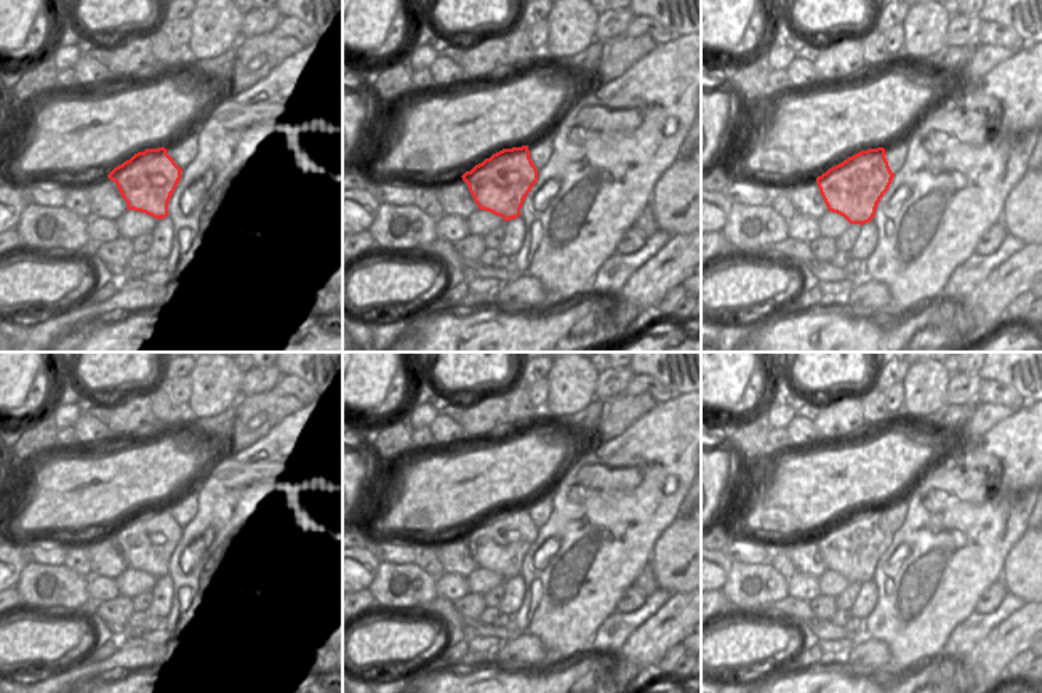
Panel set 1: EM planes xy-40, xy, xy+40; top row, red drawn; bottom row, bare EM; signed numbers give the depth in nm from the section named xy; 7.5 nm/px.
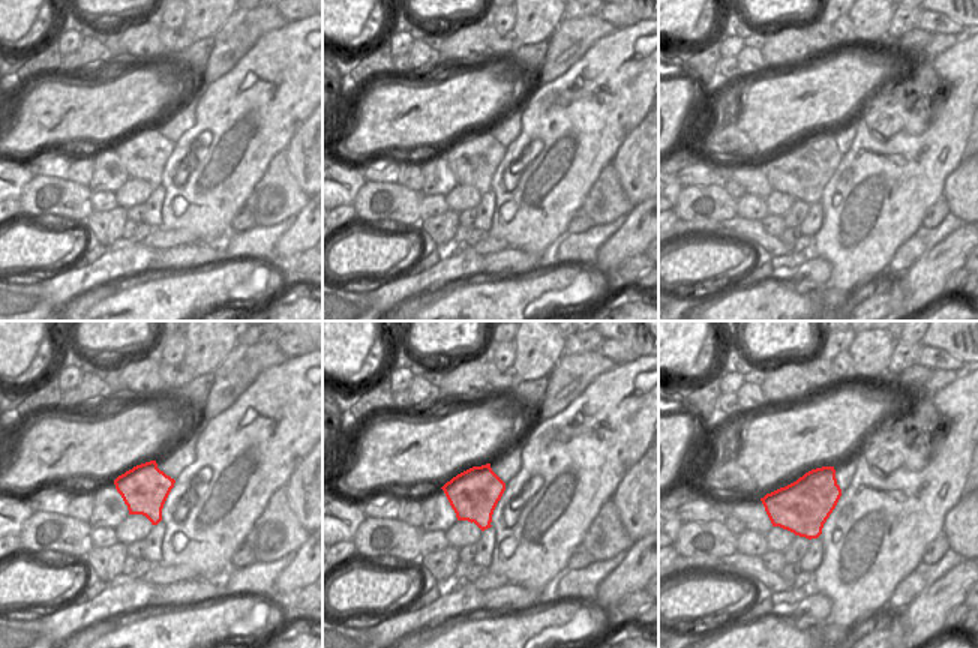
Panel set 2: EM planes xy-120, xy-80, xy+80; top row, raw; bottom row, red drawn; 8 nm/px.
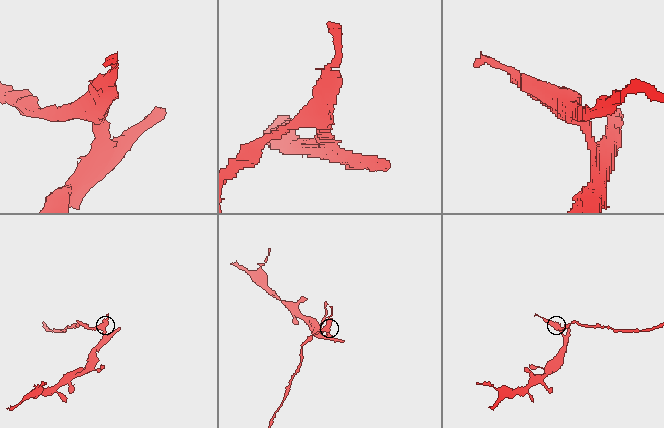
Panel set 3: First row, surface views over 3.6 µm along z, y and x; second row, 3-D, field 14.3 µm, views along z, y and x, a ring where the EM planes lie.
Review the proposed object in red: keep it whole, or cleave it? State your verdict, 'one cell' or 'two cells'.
two cells

